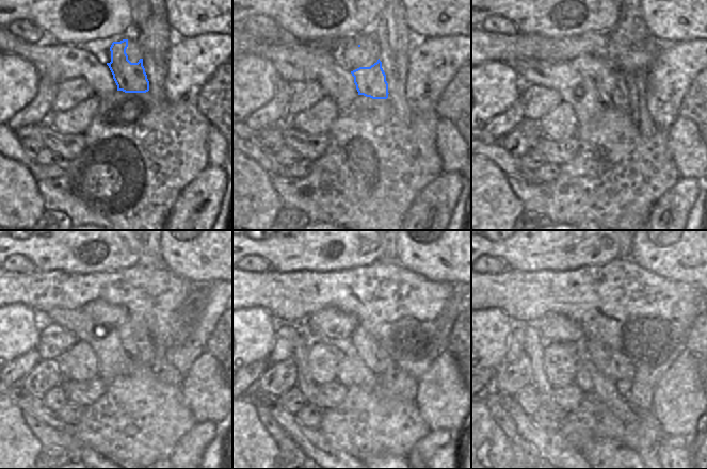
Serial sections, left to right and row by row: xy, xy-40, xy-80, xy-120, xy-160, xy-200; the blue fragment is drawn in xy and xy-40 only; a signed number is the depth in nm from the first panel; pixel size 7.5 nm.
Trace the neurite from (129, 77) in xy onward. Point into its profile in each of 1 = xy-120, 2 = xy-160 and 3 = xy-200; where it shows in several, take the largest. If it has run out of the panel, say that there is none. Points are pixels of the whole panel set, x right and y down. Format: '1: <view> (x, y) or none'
1: xy-120 (133, 336)
2: xy-160 (375, 358)
3: xy-200 (615, 367)

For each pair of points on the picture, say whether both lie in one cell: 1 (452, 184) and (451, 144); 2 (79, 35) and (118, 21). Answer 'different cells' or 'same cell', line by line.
1: different cells
2: same cell

